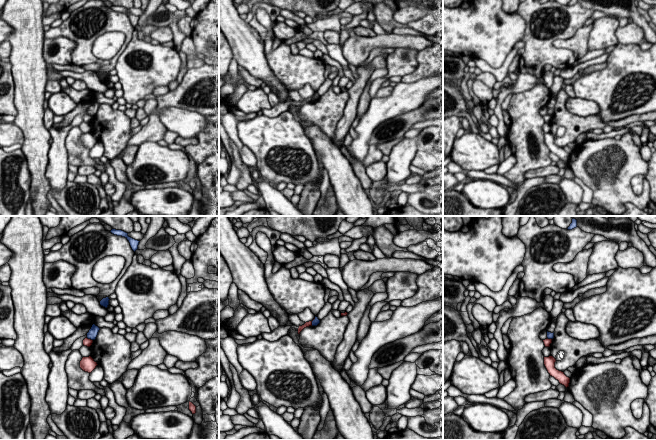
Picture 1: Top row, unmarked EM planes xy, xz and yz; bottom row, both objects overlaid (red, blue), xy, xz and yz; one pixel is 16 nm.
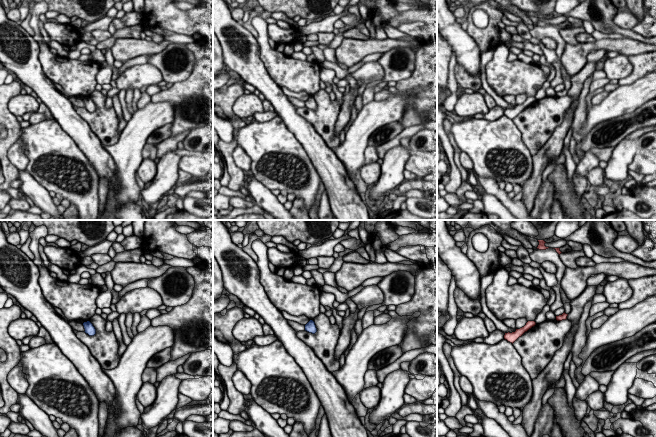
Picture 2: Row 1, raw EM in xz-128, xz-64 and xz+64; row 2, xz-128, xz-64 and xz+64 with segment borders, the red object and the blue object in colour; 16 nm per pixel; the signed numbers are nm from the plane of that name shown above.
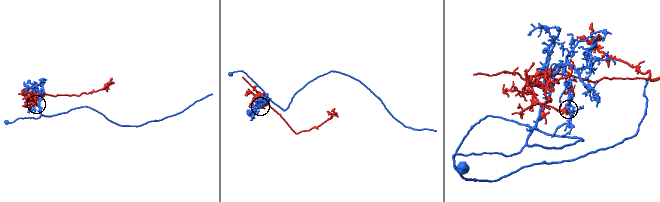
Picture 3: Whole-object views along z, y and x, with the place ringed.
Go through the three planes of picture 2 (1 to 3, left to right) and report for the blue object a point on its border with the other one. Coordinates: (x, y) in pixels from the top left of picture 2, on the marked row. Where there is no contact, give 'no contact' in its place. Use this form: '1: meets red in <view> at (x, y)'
1: no contact
2: no contact
3: no contact

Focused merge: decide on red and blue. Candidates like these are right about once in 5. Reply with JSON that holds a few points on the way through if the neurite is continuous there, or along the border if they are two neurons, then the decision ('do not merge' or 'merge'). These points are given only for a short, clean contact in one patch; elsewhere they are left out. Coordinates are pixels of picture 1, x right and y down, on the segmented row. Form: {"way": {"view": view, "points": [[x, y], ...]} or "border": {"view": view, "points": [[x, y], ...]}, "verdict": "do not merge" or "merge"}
{"border": {"view": "xy", "points": [[87, 337], [92, 340]]}, "verdict": "do not merge"}

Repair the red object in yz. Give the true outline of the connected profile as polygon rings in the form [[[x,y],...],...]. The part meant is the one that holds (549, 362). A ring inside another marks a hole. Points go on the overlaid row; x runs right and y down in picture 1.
[[[553,356],[544,357],[544,365],[550,374],[559,381],[560,384],[564,385],[566,388],[569,387],[570,378],[567,377],[564,372],[559,371],[555,368],[556,359]]]

